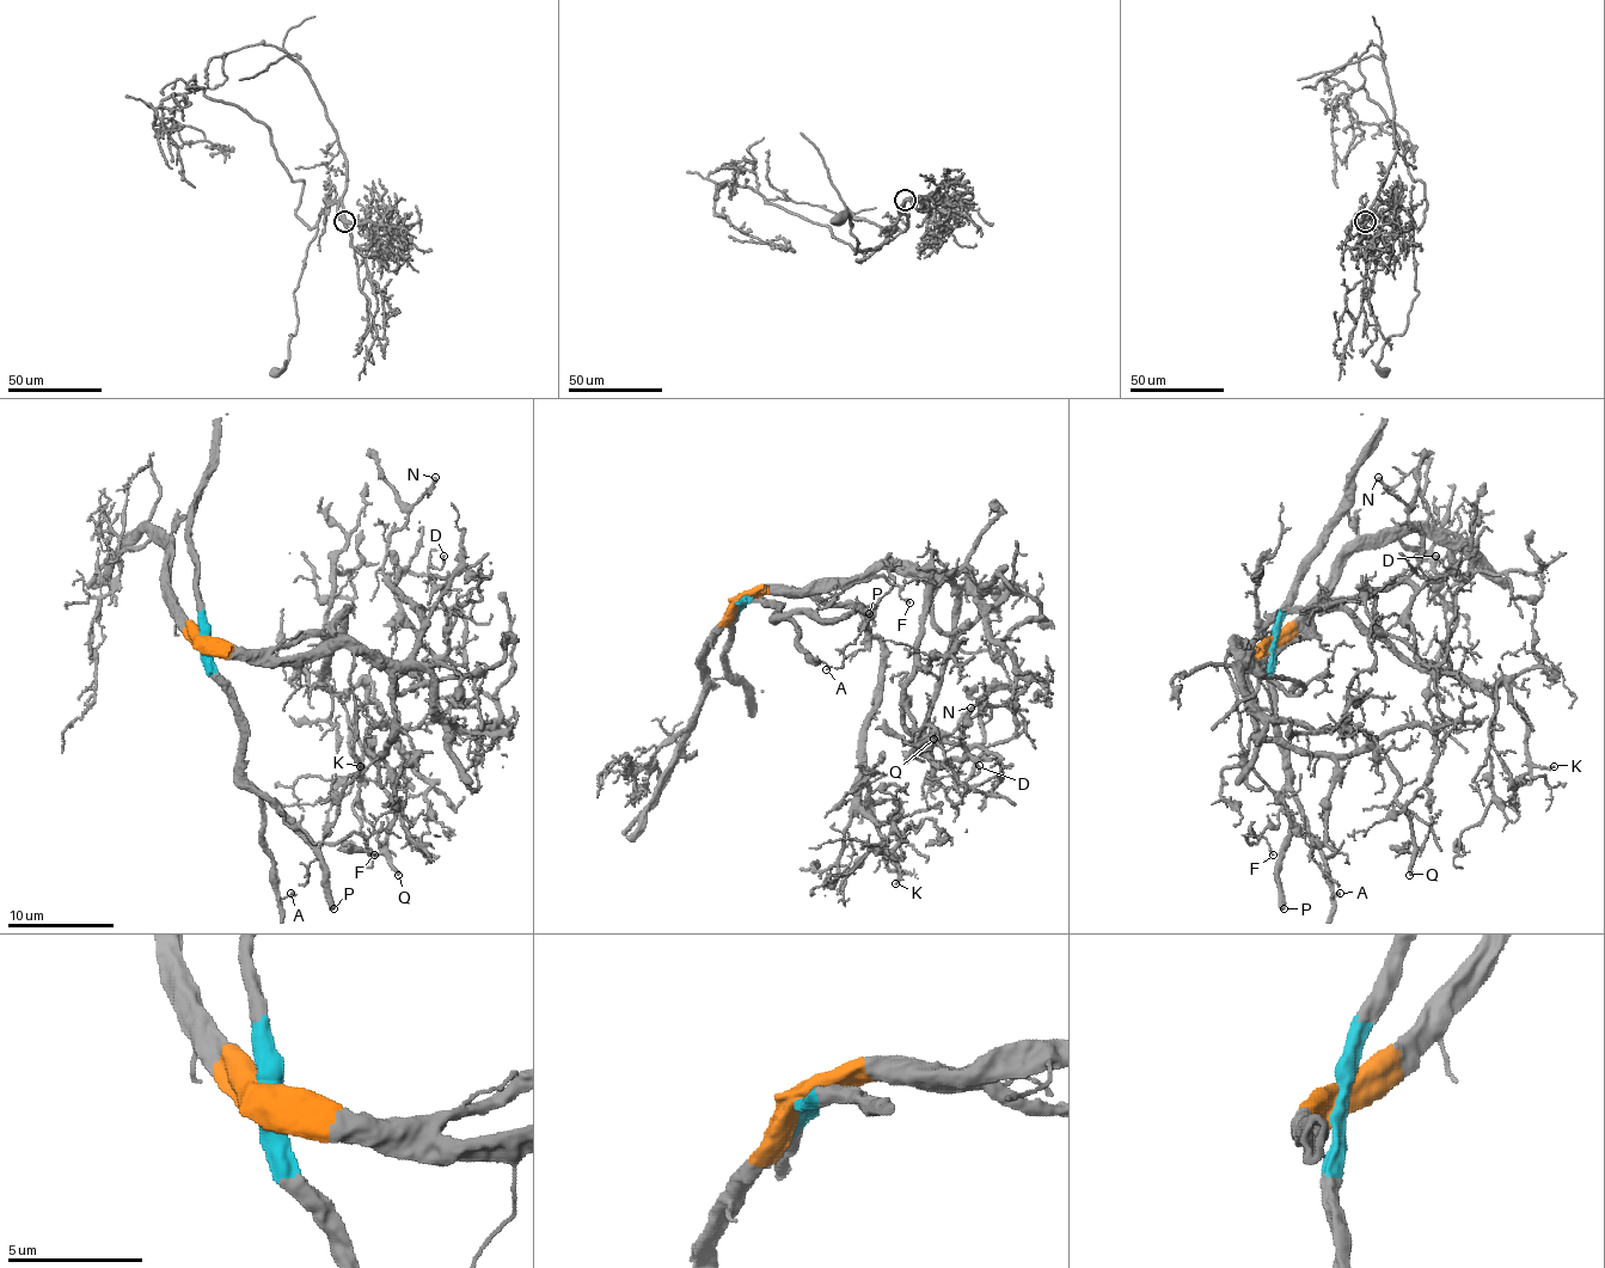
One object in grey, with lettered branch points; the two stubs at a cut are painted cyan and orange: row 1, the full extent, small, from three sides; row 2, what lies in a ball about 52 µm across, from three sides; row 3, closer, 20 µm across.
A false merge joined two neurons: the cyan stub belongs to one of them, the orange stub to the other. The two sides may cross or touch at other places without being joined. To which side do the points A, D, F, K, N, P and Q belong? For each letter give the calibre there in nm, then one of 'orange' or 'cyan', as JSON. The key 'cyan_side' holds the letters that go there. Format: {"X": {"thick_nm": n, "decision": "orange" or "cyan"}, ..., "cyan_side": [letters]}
{"A": {"thick_nm": 130, "decision": "cyan"}, "D": {"thick_nm": 110, "decision": "orange"}, "F": {"thick_nm": 90, "decision": "cyan"}, "K": {"thick_nm": 200, "decision": "orange"}, "N": {"thick_nm": 260, "decision": "orange"}, "P": {"thick_nm": 440, "decision": "cyan"}, "Q": {"thick_nm": 280, "decision": "orange"}, "cyan_side": ["A", "F", "P"]}

